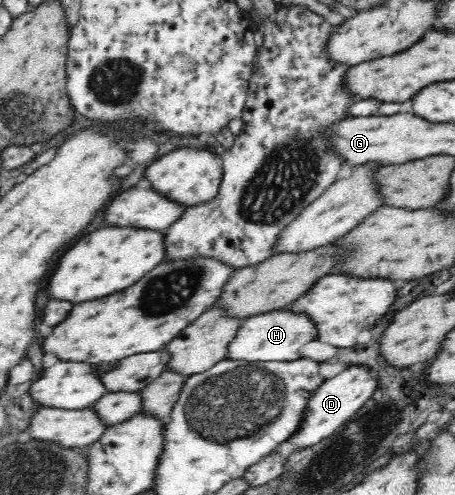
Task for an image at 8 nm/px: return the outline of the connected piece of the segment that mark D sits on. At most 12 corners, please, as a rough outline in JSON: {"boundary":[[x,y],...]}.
{"boundary":[[349,366],[311,393],[287,442],[299,451],[333,435],[377,389]]}

